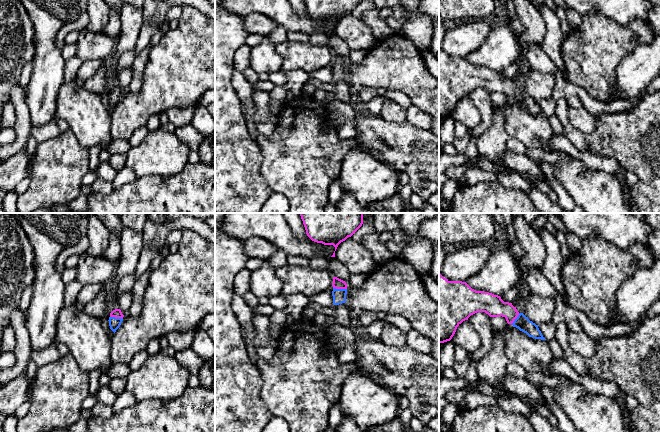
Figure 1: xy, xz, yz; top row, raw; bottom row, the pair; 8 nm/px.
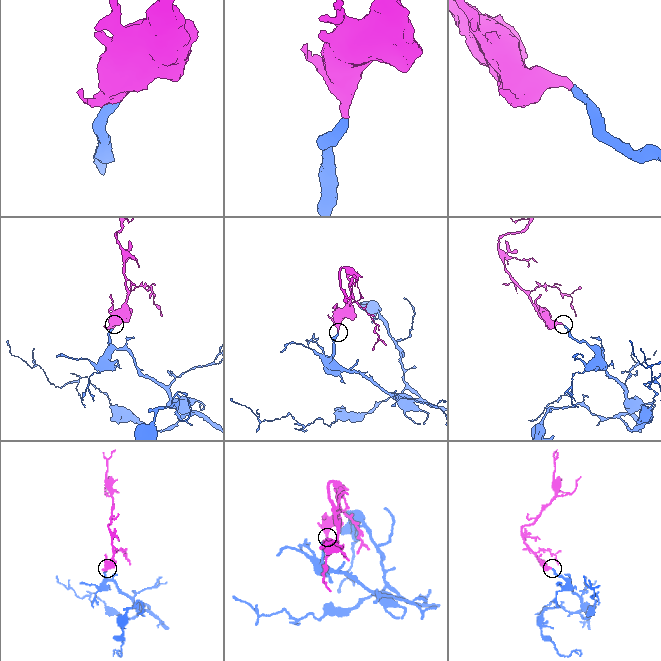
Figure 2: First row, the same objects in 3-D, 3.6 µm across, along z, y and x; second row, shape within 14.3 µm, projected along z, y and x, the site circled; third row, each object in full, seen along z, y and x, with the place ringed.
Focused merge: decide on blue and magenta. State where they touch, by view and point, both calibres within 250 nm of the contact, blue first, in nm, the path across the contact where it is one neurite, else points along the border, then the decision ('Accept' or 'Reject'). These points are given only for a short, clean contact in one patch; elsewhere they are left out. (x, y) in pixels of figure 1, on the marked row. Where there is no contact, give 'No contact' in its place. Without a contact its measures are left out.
Touches blue at xz (340, 289). Thickness 110 nm (blue) against 80 nm. Path across: xz (339, 295), (340, 289), (337, 283). Accept

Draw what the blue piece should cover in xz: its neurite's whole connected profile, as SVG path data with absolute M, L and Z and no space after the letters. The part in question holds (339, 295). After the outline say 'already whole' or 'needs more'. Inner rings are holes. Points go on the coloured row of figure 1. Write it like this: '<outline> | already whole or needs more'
M333 277L332 286L333 286L333 291L332 291L333 304L339 305L339 304L345 303L346 294L347 294L346 282L337 277Z | needs more

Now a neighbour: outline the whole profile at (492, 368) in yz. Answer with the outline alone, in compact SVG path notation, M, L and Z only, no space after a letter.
M513 325L507 326L503 332L493 340L491 351L477 363L479 379L492 385L500 393L506 393L502 386L502 380L507 374L507 365L510 363L505 352L507 338L511 335Z

